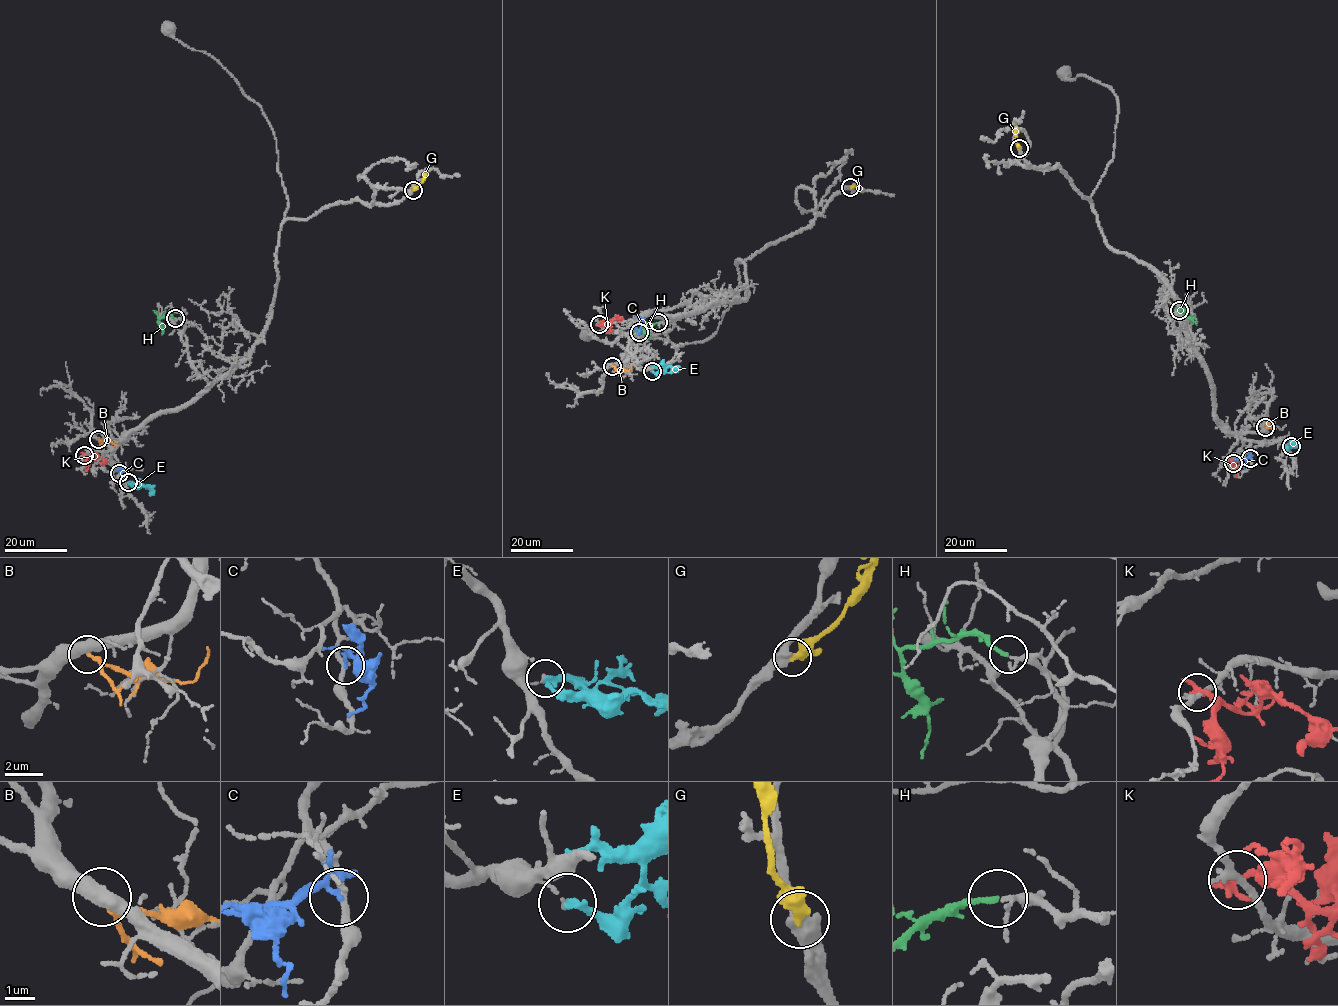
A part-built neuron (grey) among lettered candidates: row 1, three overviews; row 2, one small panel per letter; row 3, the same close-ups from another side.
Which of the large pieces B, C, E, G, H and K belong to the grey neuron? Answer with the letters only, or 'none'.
H

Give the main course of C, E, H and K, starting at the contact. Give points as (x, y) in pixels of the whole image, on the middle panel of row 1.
C: (638, 332), (640, 318), (636, 315)
E: (652, 371), (656, 373), (662, 366), (681, 367)
H: (658, 322), (642, 330), (648, 334)
K: (600, 324), (610, 327), (619, 318), (617, 315)

